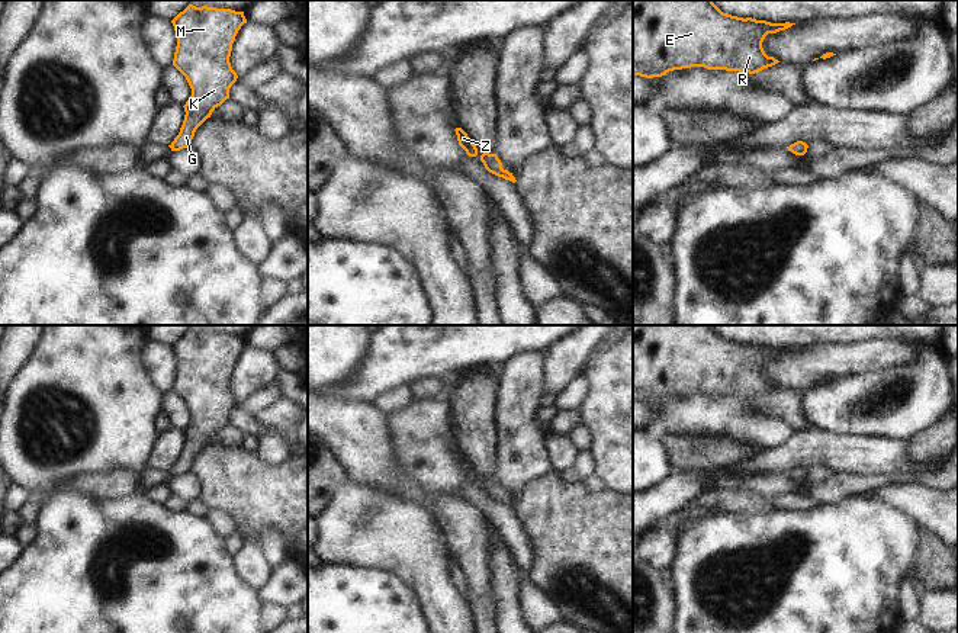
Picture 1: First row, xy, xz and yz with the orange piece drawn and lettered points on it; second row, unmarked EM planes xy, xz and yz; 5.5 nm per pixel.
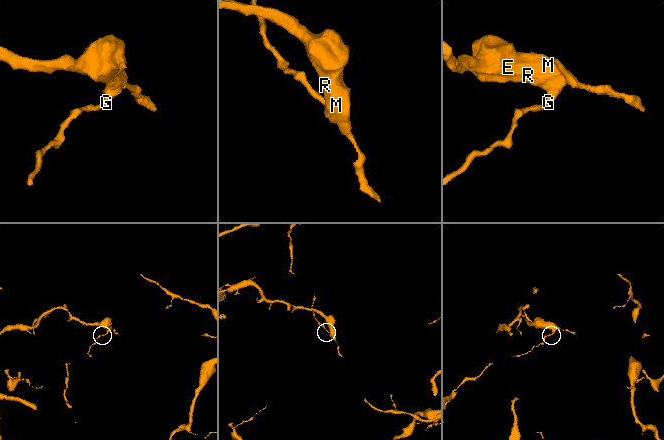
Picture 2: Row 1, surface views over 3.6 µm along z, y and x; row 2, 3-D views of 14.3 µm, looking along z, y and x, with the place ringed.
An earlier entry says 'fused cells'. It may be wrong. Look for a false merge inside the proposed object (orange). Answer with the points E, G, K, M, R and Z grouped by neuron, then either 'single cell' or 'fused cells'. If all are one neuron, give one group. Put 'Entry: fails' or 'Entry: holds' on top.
Entry: fails
groups E G K M R Z; single cell

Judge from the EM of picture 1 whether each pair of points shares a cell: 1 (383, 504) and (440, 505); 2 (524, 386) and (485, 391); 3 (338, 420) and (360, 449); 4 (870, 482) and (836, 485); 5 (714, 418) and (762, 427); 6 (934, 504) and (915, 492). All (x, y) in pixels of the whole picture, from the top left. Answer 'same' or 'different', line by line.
1: different
2: different
3: same
4: same
5: same
6: same

